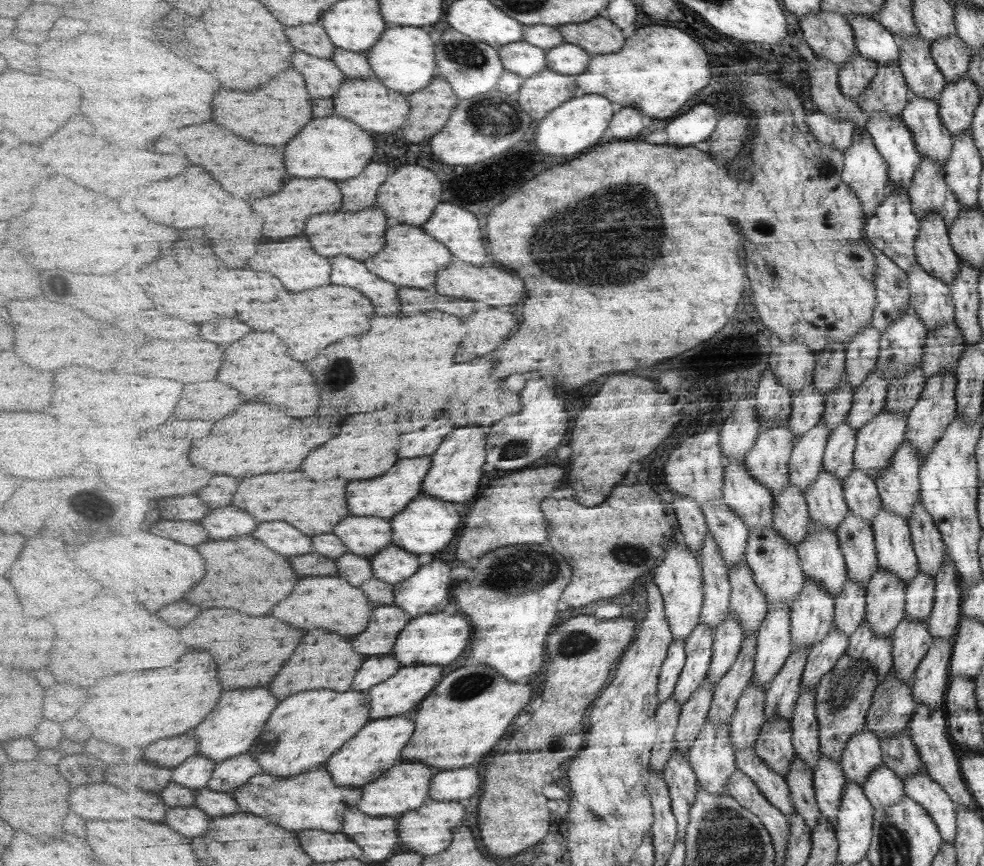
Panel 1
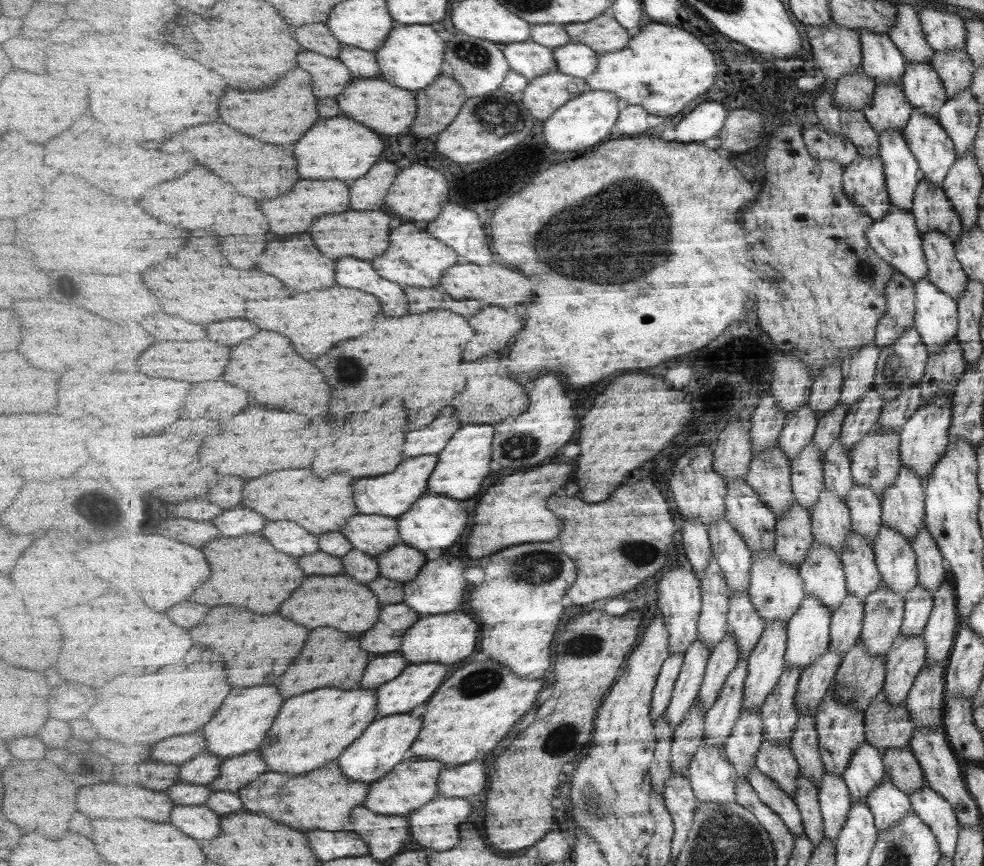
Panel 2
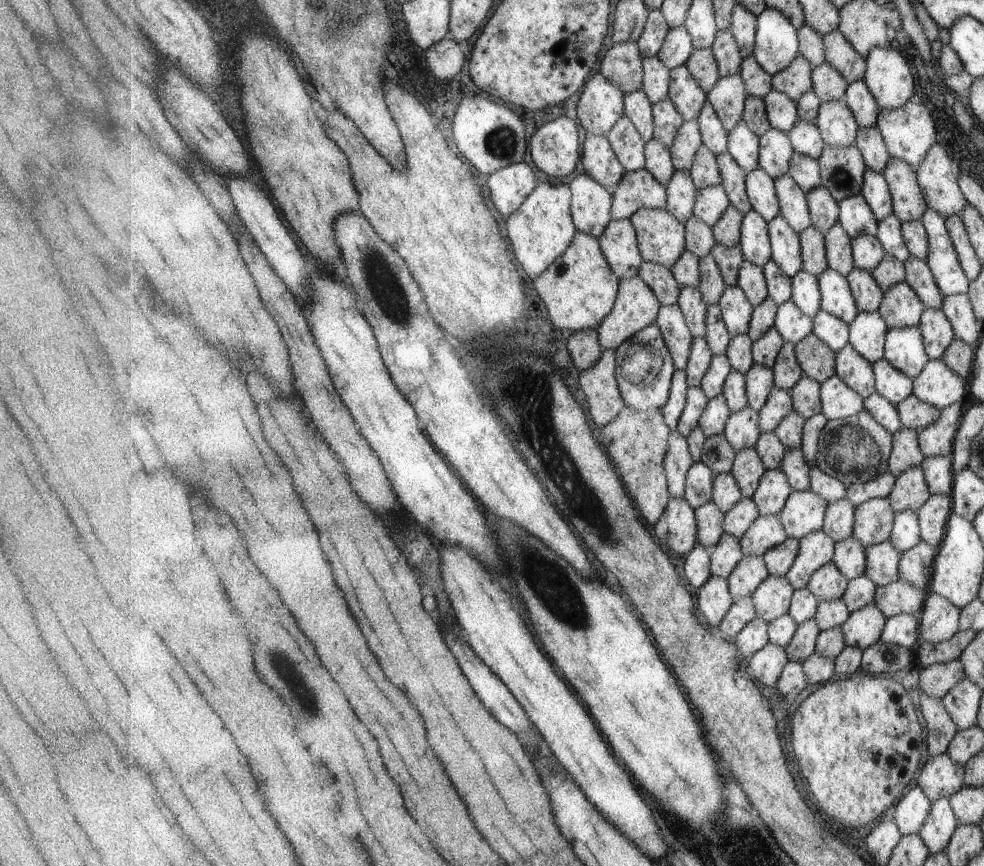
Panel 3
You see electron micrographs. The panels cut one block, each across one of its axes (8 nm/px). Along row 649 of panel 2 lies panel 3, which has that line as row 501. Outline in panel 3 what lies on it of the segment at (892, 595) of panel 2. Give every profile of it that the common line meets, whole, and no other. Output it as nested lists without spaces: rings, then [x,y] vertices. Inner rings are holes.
[[[873,498],[860,504],[855,516],[853,538],[861,540],[865,548],[887,542],[891,538],[896,514],[888,498]]]

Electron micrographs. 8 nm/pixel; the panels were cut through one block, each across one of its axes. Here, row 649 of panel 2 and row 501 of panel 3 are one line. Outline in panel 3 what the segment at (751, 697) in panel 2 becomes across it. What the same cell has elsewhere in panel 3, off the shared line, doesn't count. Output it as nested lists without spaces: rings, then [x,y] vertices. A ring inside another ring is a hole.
[[[783,469],[767,470],[753,495],[760,516],[779,516],[794,491]]]

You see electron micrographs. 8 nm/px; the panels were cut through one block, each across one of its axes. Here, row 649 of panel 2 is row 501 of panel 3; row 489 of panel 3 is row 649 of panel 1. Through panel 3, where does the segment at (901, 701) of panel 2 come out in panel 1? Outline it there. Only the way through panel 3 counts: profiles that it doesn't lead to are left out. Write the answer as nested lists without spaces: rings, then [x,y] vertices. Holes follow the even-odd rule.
[[[906,615],[902,624],[893,632],[894,669],[899,679],[914,680],[915,671],[934,643],[928,621],[919,621]]]

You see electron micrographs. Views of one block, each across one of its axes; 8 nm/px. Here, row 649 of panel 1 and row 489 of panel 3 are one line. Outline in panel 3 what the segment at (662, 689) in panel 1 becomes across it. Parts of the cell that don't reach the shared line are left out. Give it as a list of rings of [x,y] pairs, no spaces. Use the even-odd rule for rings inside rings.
[[[679,429],[671,433],[666,454],[666,473],[673,498],[686,498],[687,475],[695,460],[691,456],[689,440]]]

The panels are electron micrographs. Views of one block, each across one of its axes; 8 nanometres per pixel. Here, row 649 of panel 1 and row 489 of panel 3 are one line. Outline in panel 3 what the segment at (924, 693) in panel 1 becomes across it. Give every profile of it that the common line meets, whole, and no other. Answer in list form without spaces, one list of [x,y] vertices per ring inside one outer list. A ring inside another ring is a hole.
[[[952,455],[925,457],[921,468],[925,472],[925,480],[932,495],[952,496],[956,475]]]

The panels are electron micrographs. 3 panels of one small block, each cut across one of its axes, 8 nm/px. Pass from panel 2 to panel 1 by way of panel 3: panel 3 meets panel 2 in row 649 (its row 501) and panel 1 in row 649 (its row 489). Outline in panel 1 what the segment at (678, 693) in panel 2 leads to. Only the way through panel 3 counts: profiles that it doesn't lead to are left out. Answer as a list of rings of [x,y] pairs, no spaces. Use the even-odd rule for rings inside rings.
[[[701,622],[695,632],[685,640],[687,662],[673,694],[681,708],[707,679],[714,654],[714,631],[709,625]]]

